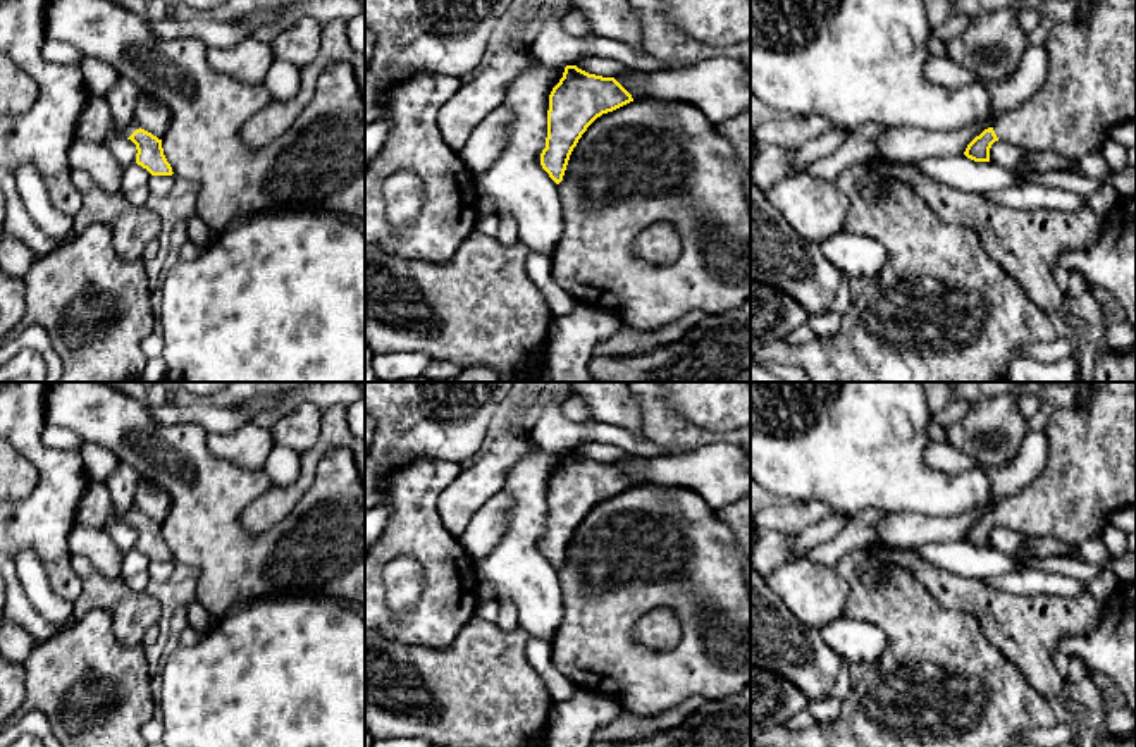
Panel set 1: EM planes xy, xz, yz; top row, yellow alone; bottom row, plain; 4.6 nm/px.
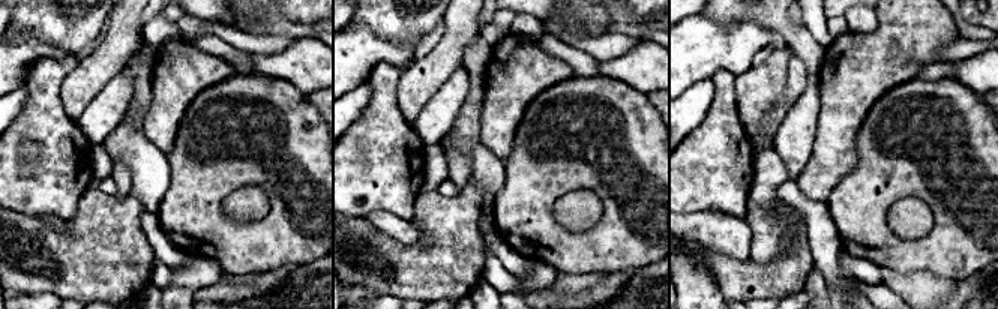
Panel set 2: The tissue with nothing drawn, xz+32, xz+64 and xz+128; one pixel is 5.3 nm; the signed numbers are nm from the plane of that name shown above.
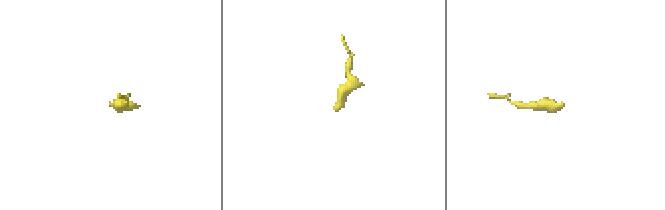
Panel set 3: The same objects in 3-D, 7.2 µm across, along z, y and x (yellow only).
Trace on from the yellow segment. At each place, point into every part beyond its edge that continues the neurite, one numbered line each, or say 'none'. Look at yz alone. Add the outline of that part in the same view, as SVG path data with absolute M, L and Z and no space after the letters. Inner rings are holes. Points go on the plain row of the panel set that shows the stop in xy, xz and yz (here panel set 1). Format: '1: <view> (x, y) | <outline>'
1: yz (1090, 472) | M1088 382L1093 396L1083 410L1064 408L1050 415L1045 427L1048 458L1041 473L1021 492L1003 499L993 511L997 523L1022 535L1052 535L1067 546L1102 539L1110 516L1136 506L1136 382Z

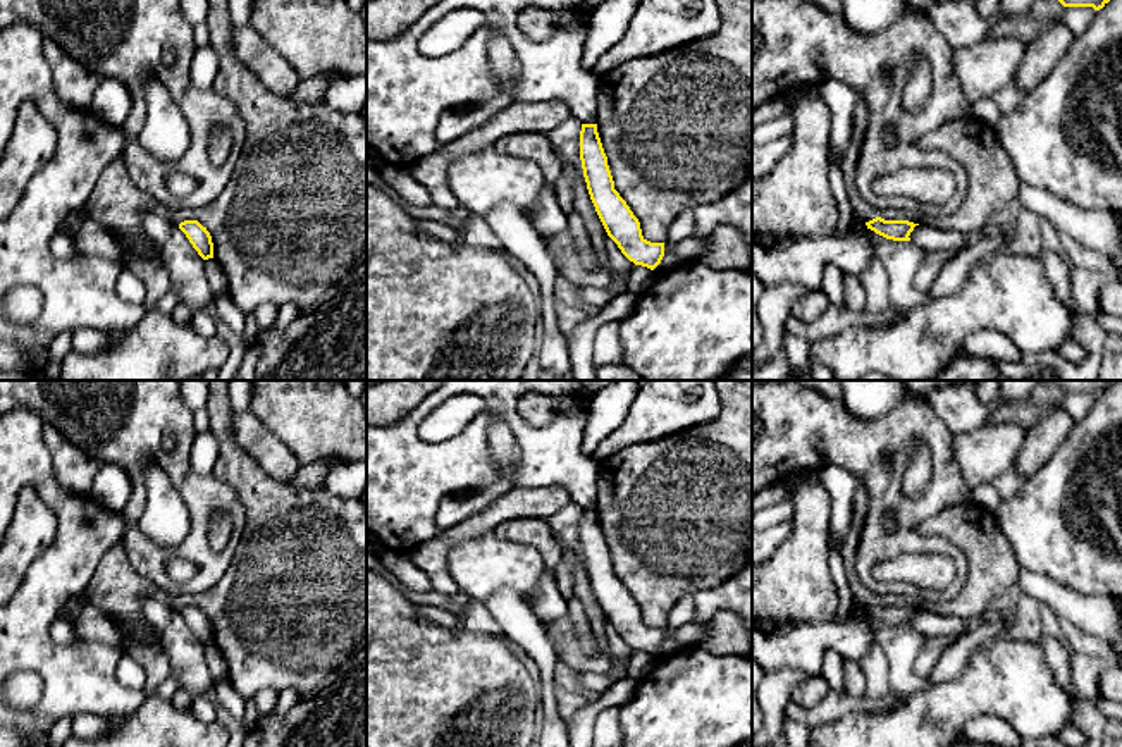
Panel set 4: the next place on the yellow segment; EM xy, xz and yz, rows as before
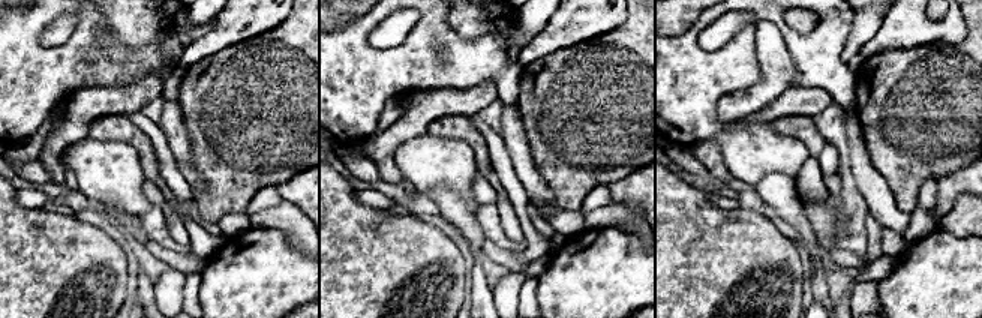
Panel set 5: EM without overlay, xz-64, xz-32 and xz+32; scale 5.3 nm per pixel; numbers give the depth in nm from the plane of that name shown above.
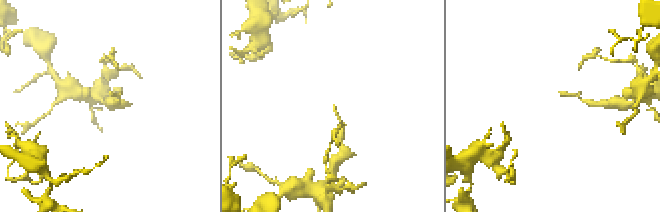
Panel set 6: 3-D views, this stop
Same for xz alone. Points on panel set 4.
none

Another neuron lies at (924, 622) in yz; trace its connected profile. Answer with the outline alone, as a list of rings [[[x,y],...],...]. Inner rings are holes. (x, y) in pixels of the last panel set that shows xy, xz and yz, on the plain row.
[[[924,608],[914,613],[910,618],[910,628],[926,639],[931,637],[962,637],[965,635],[965,620],[955,616],[943,616]]]

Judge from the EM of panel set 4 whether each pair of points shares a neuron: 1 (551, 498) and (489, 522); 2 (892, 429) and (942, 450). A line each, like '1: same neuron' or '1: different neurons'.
1: same neuron
2: same neuron

